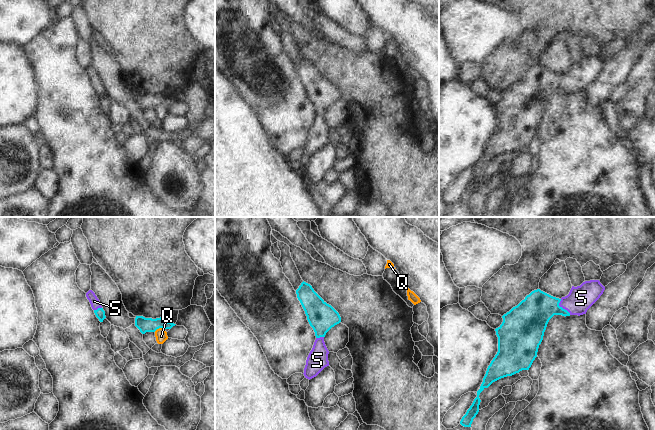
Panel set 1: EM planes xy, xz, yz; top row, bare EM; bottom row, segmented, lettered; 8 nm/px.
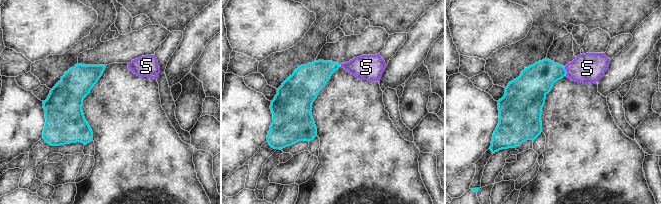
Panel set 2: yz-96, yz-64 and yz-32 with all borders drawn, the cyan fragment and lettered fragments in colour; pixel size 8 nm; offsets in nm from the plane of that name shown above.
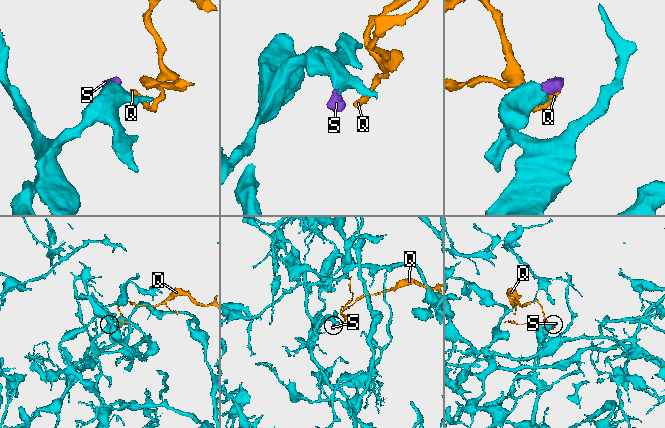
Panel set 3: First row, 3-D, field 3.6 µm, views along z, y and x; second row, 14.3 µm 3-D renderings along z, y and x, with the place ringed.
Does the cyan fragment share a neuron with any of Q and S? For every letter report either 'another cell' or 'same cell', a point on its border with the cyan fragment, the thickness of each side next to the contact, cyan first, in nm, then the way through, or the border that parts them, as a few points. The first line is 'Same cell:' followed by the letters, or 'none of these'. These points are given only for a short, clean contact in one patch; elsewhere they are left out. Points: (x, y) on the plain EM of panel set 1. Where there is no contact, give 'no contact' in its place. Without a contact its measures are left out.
Same cell: S
Q: another cell | xy (158, 104) | 110/100 nm | along xy (162, 103), (154, 107)
S: same cell | yz (561, 83) | 280/200 nm | across yz (531, 91), (539, 83), (561, 83), (576, 79), (581, 74)

